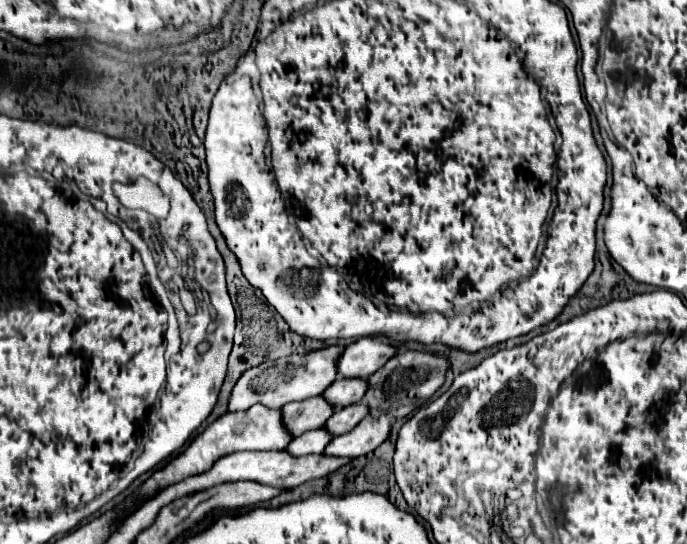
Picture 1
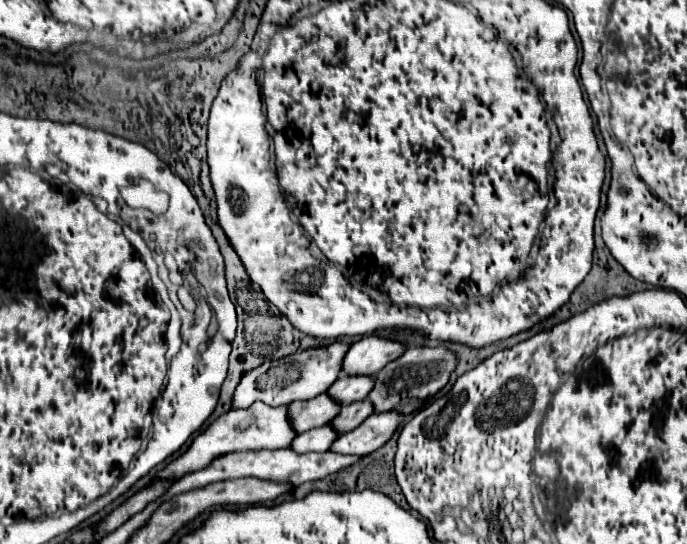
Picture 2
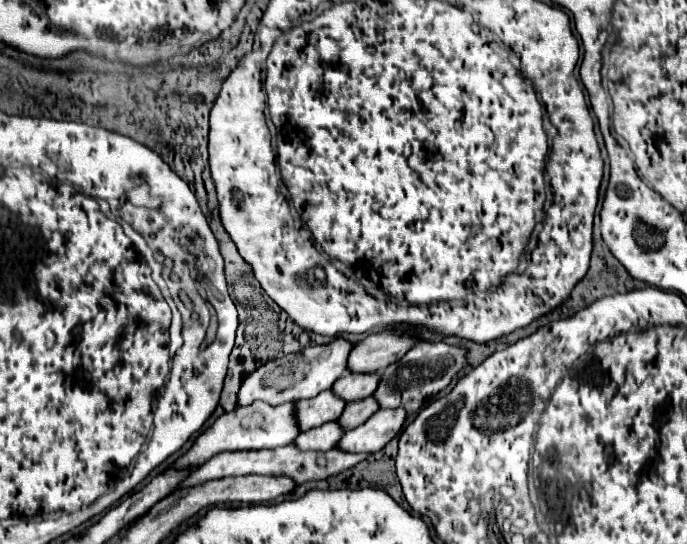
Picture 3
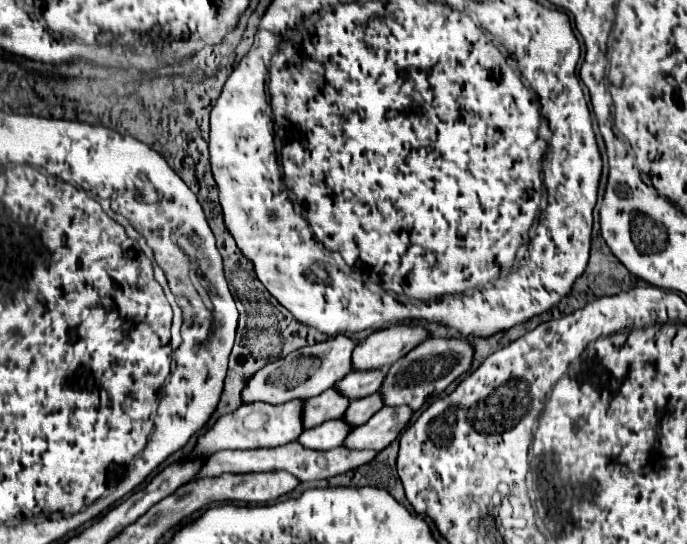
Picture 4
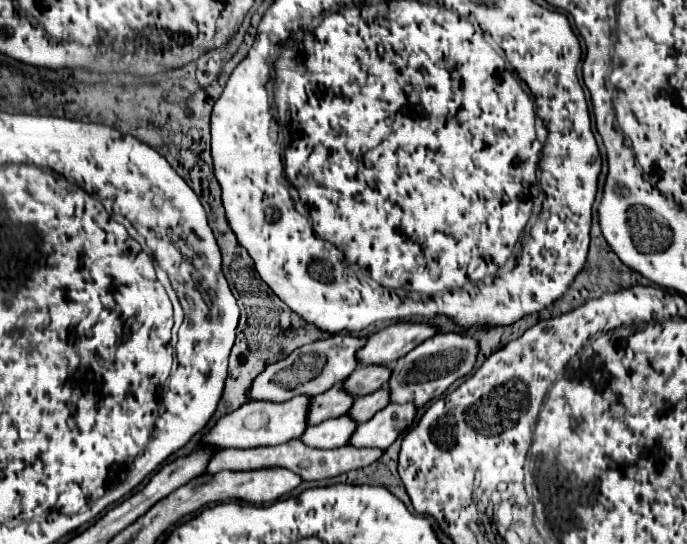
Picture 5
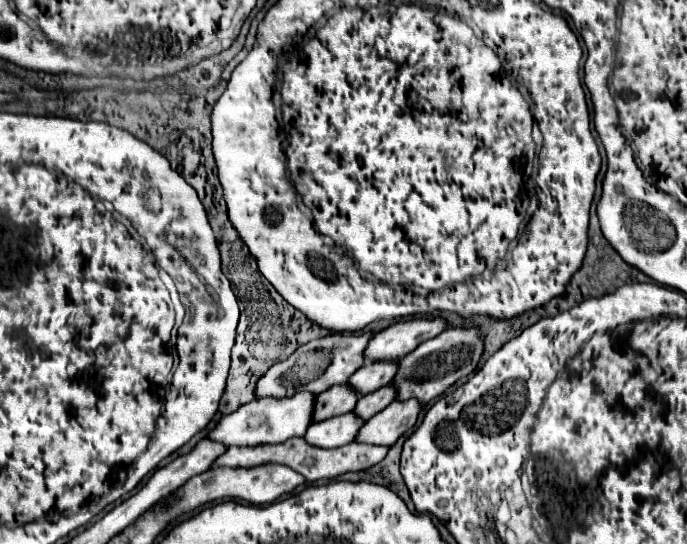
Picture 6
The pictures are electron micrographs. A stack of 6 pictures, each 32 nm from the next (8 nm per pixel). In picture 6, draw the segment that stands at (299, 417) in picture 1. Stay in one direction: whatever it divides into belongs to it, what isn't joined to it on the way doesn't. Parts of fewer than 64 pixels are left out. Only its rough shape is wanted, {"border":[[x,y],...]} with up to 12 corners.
{"border":[[350,384],[316,396],[314,422],[352,412],[360,394]]}

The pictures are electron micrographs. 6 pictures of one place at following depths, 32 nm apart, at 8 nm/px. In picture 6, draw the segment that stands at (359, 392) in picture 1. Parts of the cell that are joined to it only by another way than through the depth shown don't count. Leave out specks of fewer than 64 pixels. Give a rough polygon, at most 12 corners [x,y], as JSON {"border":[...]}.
{"border":[[368,360],[348,384],[368,394],[390,384],[396,360]]}

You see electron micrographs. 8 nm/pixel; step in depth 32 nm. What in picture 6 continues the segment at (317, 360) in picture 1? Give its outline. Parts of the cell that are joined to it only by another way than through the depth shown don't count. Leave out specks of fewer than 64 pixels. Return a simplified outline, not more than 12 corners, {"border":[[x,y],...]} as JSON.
{"border":[[372,330],[328,334],[274,364],[256,396],[324,392],[364,366]]}

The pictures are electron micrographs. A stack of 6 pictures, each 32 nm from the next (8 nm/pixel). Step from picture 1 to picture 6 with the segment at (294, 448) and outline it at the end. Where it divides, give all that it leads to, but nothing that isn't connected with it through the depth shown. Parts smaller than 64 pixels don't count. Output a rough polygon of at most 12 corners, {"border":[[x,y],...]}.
{"border":[[356,412],[314,422],[304,438],[338,448],[358,436],[366,420]]}

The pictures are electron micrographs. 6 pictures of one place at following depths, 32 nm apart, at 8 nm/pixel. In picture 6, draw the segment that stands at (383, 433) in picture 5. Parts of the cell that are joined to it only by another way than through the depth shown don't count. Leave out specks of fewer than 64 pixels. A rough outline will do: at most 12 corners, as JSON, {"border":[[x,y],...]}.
{"border":[[394,400],[356,440],[392,446],[414,428],[424,404]]}

